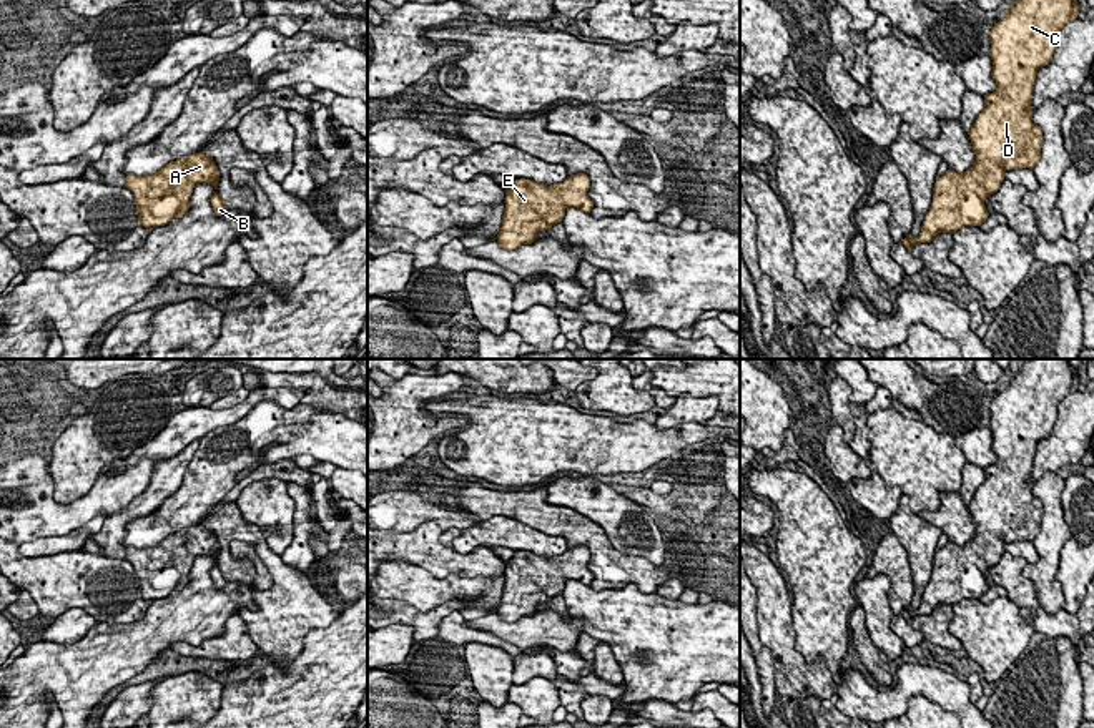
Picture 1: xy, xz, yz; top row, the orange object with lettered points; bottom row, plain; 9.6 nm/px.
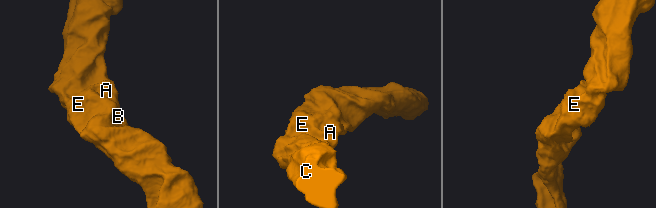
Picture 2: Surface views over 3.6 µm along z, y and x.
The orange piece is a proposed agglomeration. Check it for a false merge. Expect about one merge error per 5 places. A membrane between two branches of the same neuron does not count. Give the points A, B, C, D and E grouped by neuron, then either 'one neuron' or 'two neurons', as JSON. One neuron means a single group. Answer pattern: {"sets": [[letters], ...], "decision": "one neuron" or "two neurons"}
{"sets": [["A", "B", "C", "D", "E"]], "decision": "one neuron"}

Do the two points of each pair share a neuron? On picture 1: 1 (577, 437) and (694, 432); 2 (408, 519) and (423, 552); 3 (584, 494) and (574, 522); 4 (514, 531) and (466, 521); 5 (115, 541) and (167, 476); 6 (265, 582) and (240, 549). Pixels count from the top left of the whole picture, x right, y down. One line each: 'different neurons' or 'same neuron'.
1: same neuron
2: different neurons
3: different neurons
4: different neurons
5: same neuron
6: same neuron

